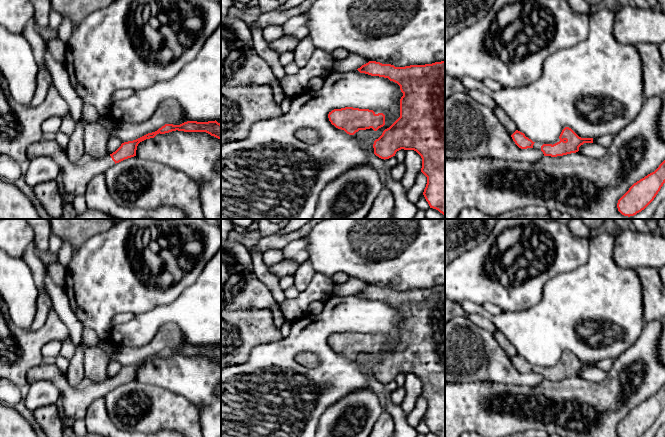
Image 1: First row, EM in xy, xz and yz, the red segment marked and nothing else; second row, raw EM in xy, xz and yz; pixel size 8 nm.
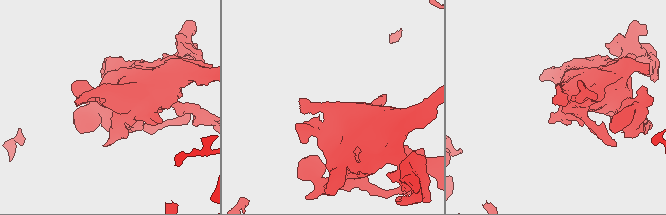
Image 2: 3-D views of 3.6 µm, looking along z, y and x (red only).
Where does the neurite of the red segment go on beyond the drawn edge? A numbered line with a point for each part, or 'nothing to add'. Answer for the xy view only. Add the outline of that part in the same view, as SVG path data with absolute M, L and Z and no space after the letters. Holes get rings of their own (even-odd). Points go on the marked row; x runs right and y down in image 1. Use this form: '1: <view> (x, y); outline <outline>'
1: xy (75, 178); outline M42 139L26 149L27 158L51 157L59 164L65 191L68 194L79 196L86 192L89 181L98 174L104 174L115 162L110 155L78 166L70 162L66 149L62 149L56 140Z

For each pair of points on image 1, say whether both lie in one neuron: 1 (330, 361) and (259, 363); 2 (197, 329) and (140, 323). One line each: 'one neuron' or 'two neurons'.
1: one neuron
2: one neuron

